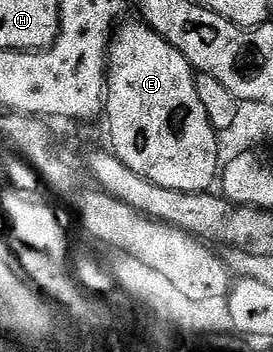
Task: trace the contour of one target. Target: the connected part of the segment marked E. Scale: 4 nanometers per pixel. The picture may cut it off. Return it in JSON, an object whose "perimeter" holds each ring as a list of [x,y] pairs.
{"perimeter":[[[124,21],[112,33],[111,46],[107,49],[105,119],[107,134],[111,137],[110,149],[129,169],[153,184],[161,184],[161,188],[194,194],[210,191],[211,181],[214,178],[216,181],[221,166],[217,160],[220,139],[211,127],[205,108],[201,108],[195,88],[196,71],[192,70],[189,60],[185,60],[185,56],[181,56],[181,52],[177,52],[177,48],[173,48],[173,44],[169,44],[157,31],[151,30],[142,21],[134,21]]]}

